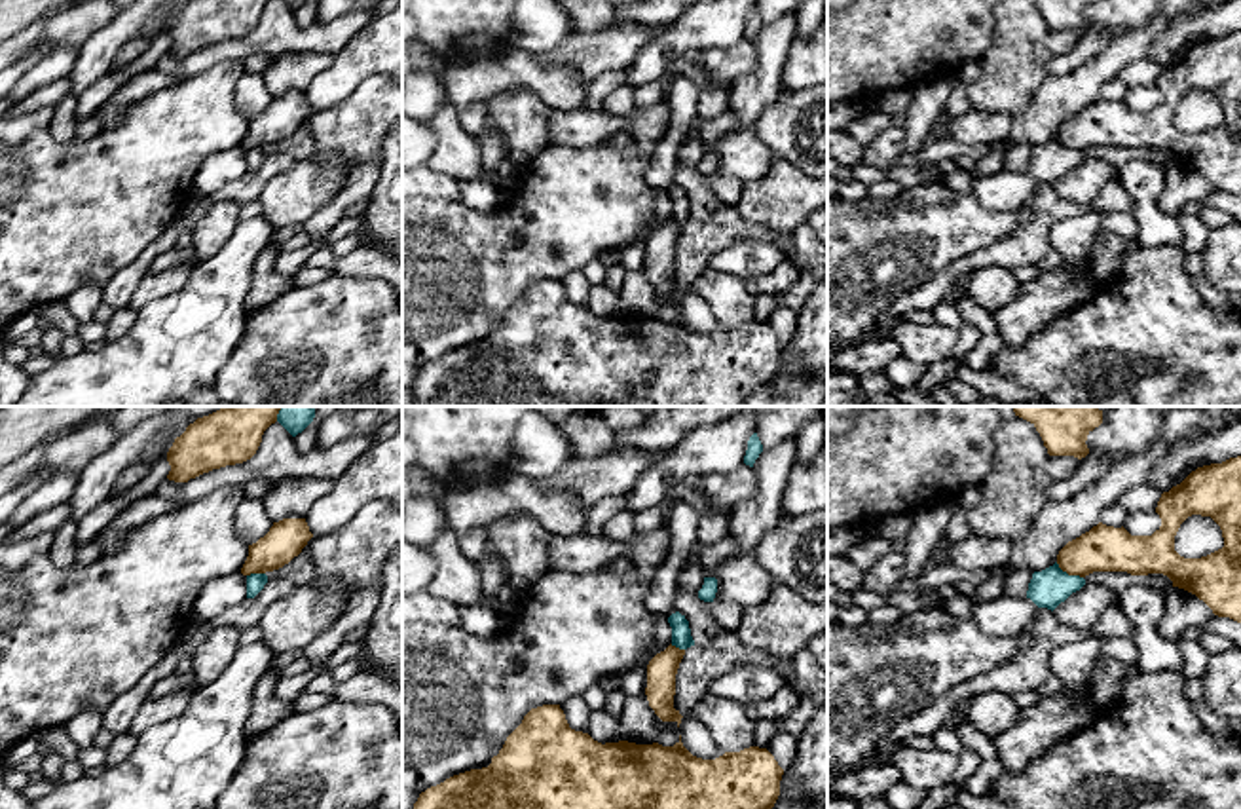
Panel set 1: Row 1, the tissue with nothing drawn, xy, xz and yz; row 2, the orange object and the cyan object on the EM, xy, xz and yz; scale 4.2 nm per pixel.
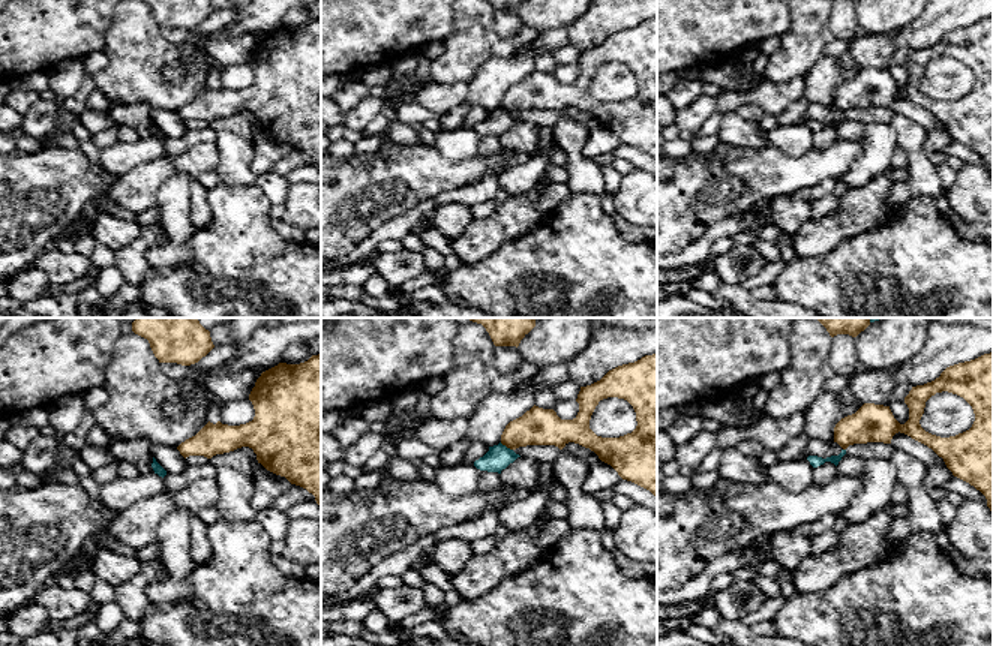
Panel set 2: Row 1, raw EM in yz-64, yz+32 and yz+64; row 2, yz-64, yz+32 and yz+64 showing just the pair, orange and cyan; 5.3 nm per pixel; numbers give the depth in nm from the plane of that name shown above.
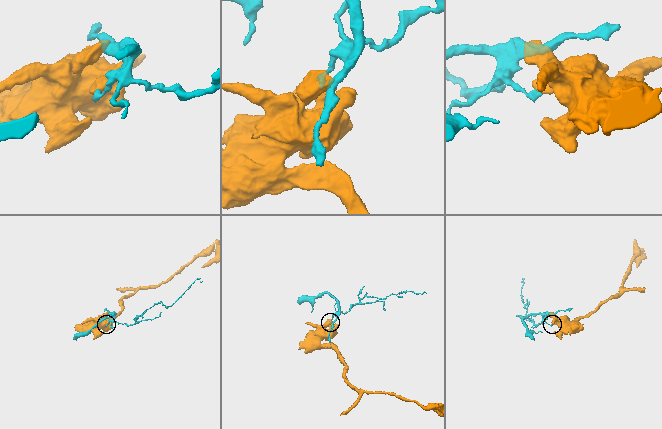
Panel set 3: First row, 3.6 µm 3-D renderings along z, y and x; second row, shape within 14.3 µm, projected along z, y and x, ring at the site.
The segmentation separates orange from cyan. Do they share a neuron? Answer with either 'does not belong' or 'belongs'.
does not belong

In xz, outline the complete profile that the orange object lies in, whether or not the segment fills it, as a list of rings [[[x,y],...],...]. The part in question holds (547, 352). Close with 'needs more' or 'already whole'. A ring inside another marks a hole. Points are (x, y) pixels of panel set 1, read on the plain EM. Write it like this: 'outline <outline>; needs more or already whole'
outline [[[543,279],[524,291],[488,342],[427,363],[408,393],[416,406],[746,406],[757,389],[774,382],[782,349],[774,330],[759,321],[702,334],[683,321],[681,310],[674,321],[628,315],[602,319],[571,304],[560,279]]]; already whole

